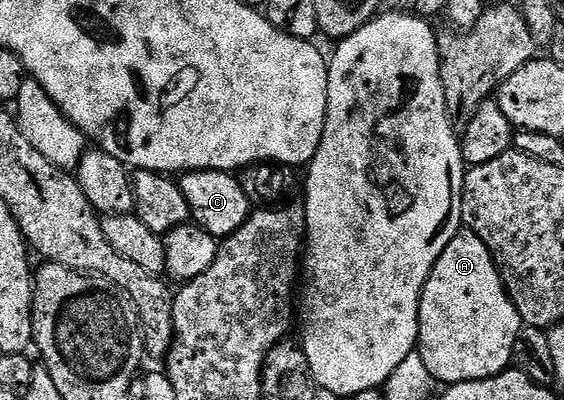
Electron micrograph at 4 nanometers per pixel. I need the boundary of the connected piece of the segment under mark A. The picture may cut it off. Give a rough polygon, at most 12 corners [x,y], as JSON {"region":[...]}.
{"region":[[461,229],[420,294],[437,384],[509,370],[522,324],[490,249]]}

